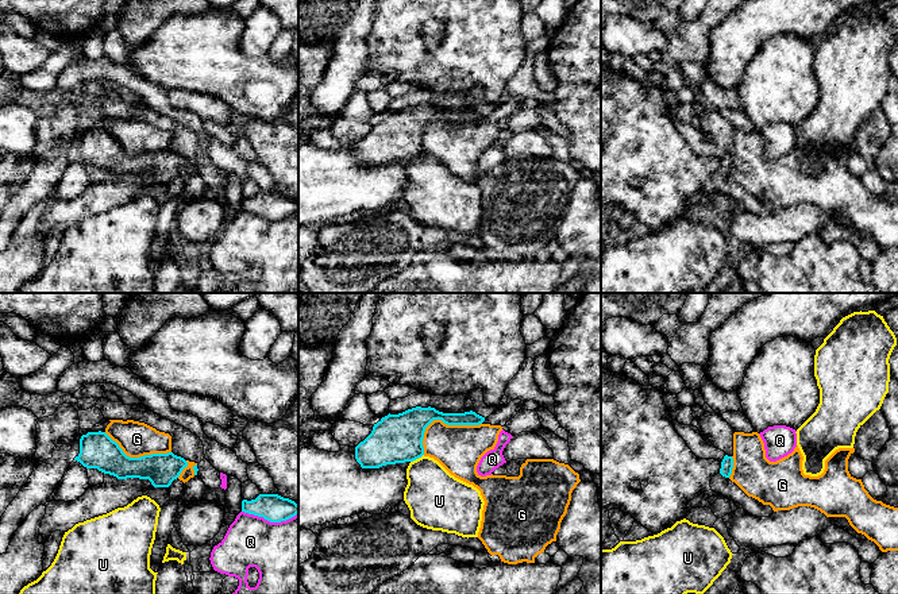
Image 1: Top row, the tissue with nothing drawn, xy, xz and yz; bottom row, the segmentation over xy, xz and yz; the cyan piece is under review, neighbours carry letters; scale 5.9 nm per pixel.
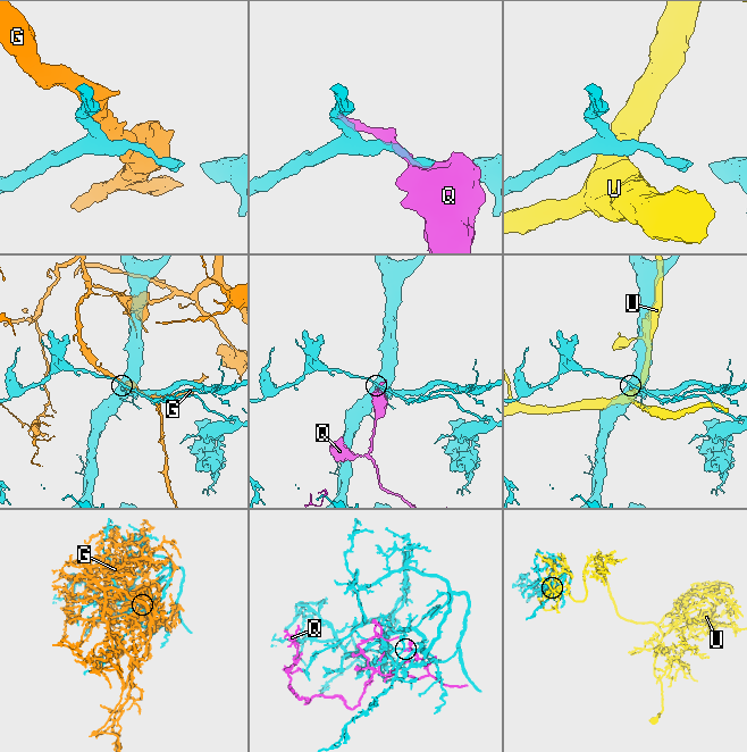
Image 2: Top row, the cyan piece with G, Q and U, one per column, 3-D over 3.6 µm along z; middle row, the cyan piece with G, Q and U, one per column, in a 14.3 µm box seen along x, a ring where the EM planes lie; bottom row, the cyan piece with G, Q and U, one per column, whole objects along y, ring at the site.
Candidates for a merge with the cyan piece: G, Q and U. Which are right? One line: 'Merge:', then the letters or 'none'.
Merge: none

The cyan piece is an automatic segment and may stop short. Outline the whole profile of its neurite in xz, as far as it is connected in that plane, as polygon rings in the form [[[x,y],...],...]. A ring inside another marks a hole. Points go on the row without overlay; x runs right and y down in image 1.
[[[431,104],[389,111],[374,122],[371,131],[355,144],[356,159],[362,166],[379,166],[421,155],[424,130],[433,117],[442,117],[447,123],[479,123],[485,115],[473,108],[443,111]]]

